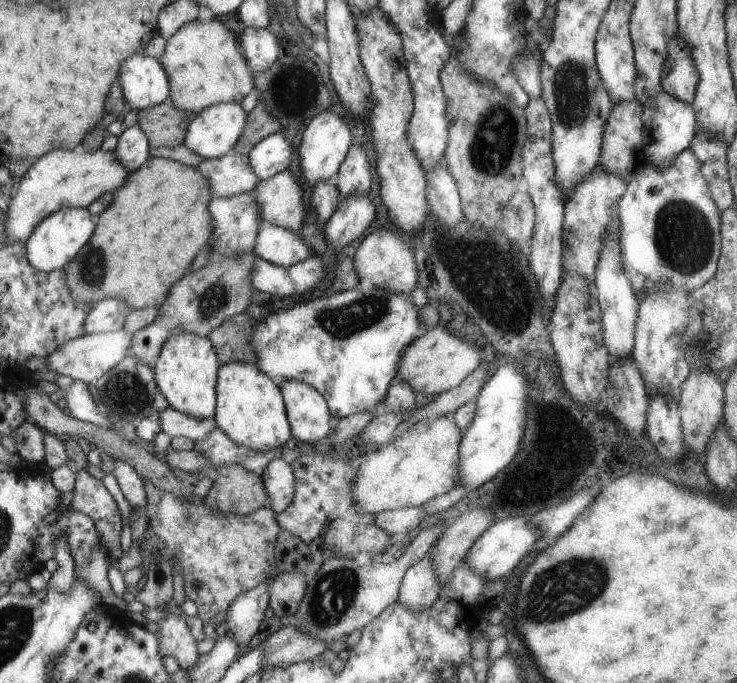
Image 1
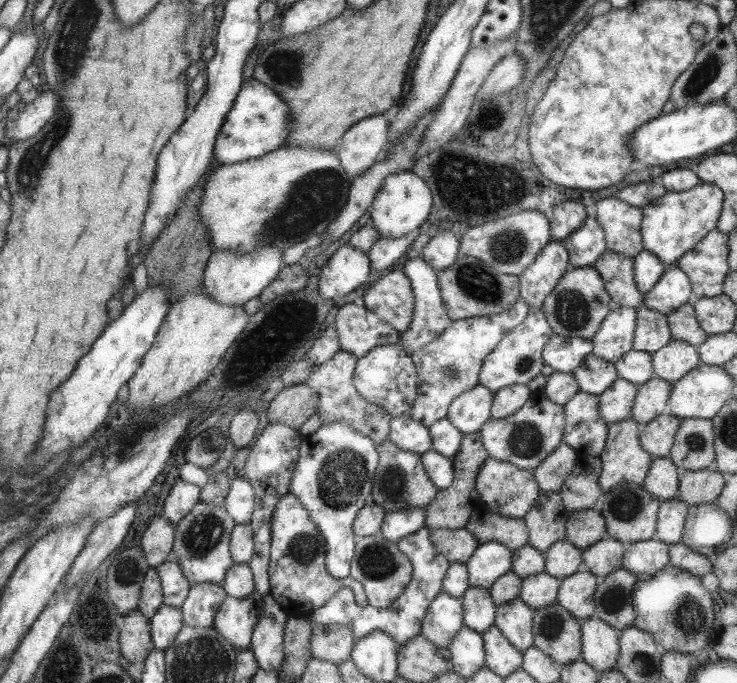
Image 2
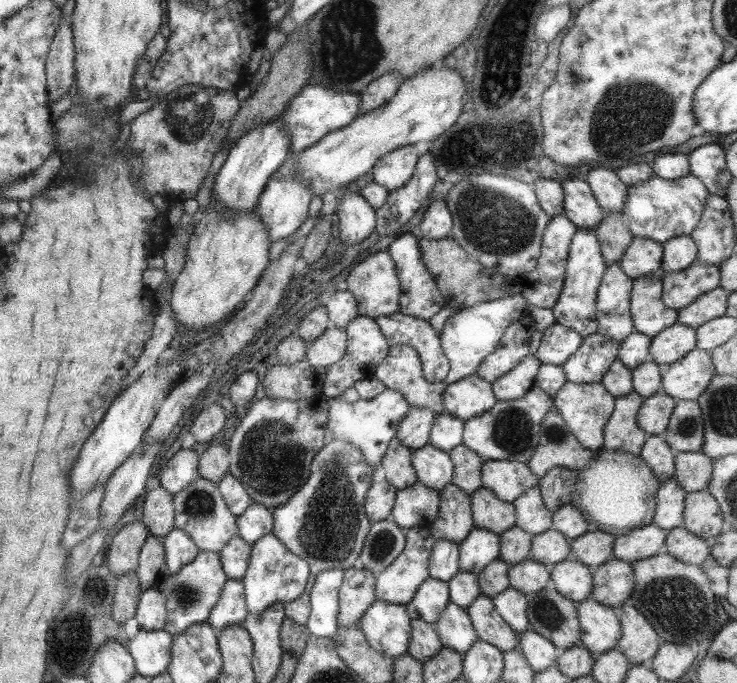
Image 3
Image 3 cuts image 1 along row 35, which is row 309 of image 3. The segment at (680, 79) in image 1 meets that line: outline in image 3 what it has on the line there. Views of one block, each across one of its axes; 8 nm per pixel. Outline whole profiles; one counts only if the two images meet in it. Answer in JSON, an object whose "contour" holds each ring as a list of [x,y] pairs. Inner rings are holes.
{"contour":[[[693,262],[689,268],[677,272],[659,270],[657,278],[663,284],[663,304],[673,310],[679,310],[689,306],[701,294],[719,288],[721,270],[715,264]]]}

